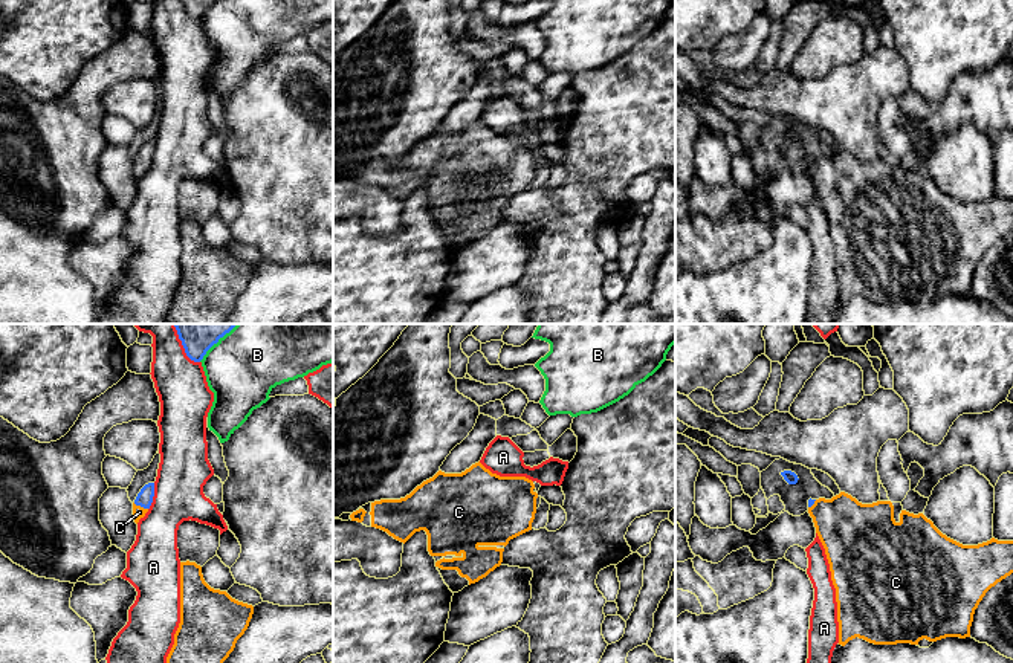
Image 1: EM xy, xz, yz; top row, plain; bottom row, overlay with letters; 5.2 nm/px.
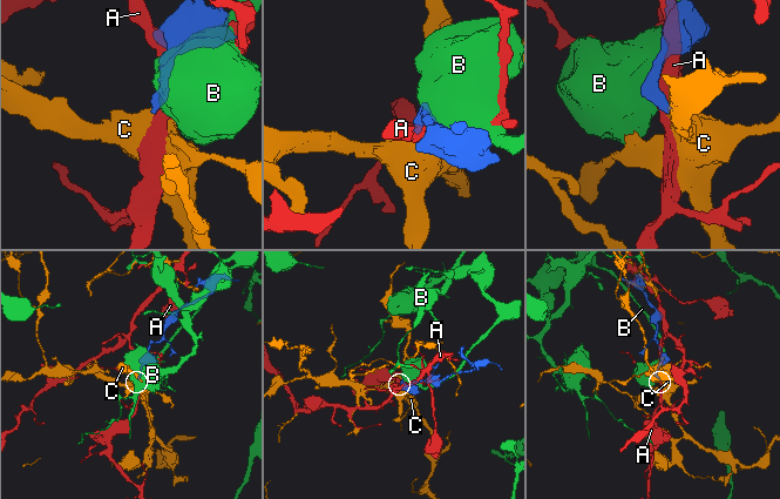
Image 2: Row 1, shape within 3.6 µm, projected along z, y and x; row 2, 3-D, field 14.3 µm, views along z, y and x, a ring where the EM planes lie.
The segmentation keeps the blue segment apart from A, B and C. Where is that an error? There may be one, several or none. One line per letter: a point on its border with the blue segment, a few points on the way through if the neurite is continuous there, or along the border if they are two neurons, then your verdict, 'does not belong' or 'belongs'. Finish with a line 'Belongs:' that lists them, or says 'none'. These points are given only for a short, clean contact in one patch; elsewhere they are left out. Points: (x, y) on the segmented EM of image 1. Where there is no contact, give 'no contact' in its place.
A: meets blue in xy at (153, 495); does not belong
B: meets blue in xy at (217, 341); does not belong
C: meets blue in xy at (141, 506); runs through xy (144, 498), (141, 506), (139, 512); belongs
Belongs: C

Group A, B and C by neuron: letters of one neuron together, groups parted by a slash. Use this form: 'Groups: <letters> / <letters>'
Groups: A / B / C

